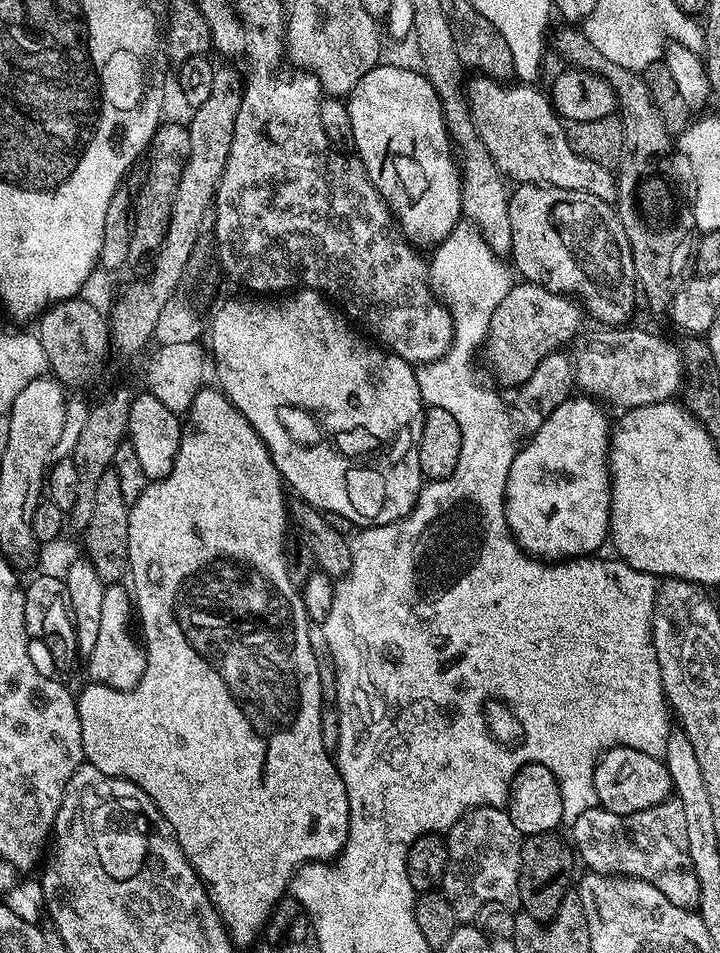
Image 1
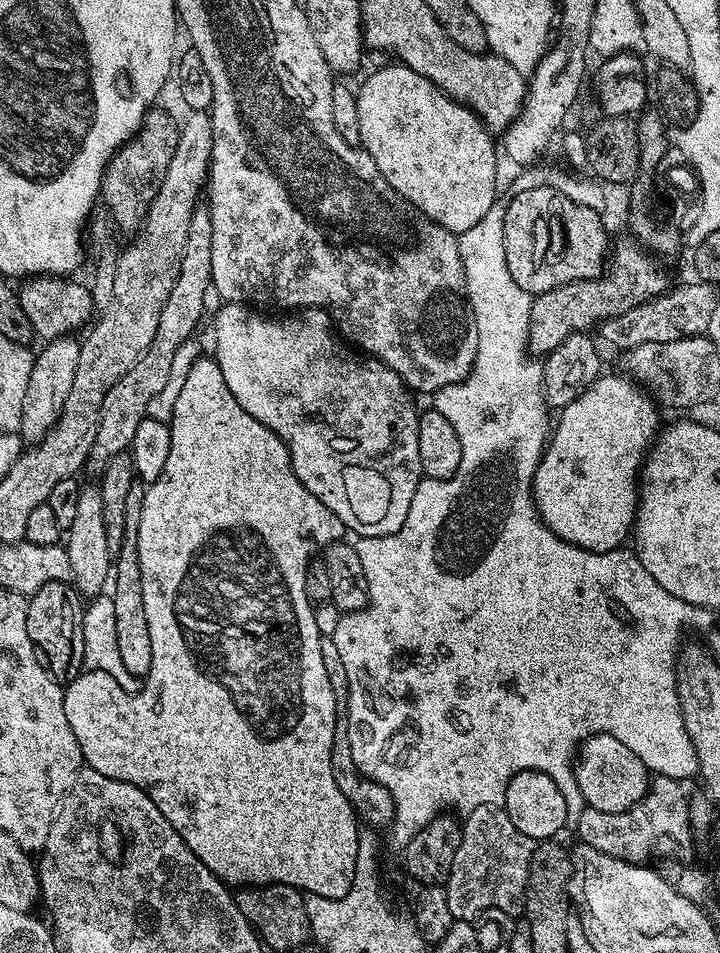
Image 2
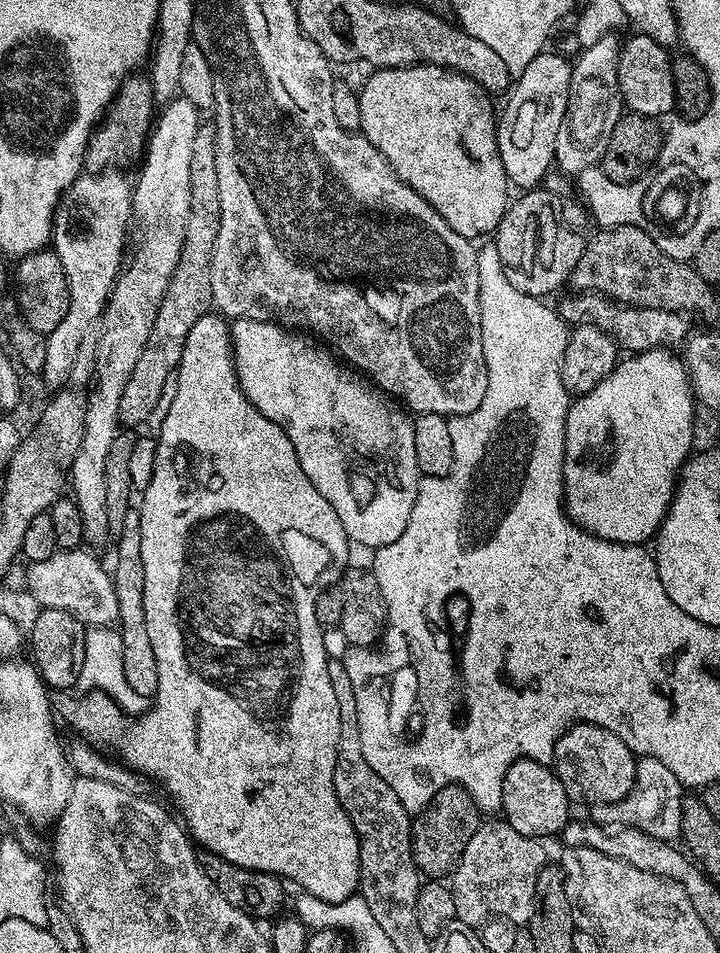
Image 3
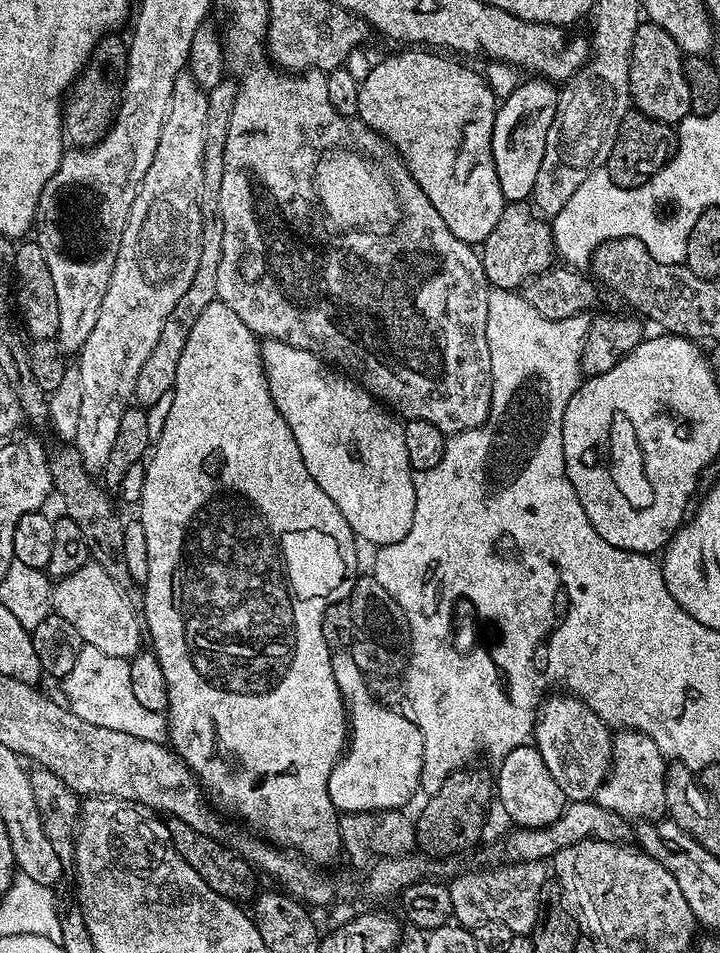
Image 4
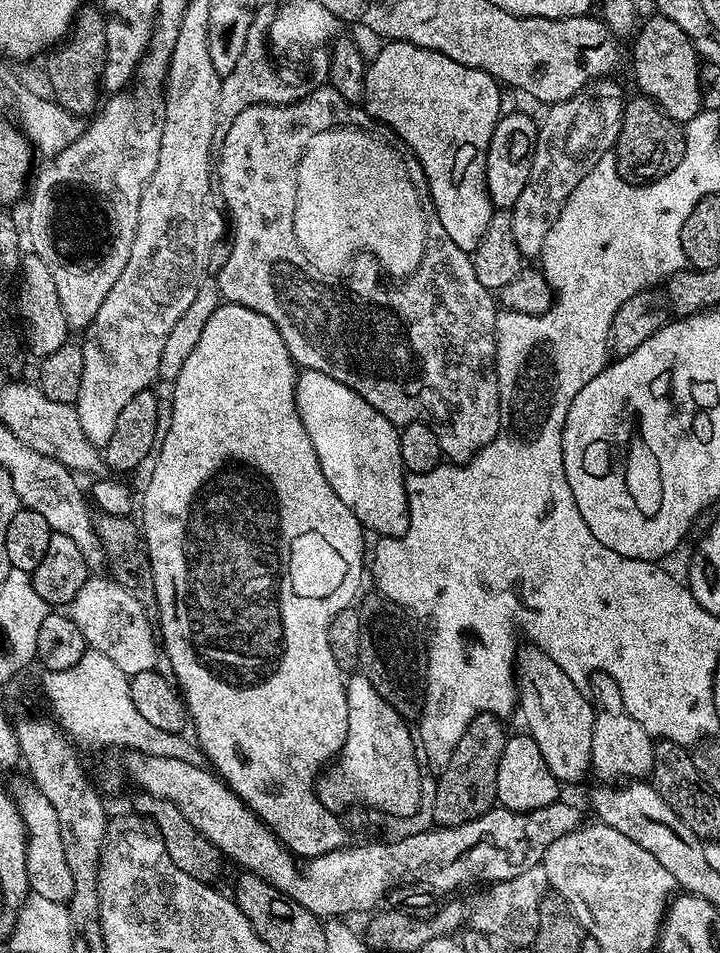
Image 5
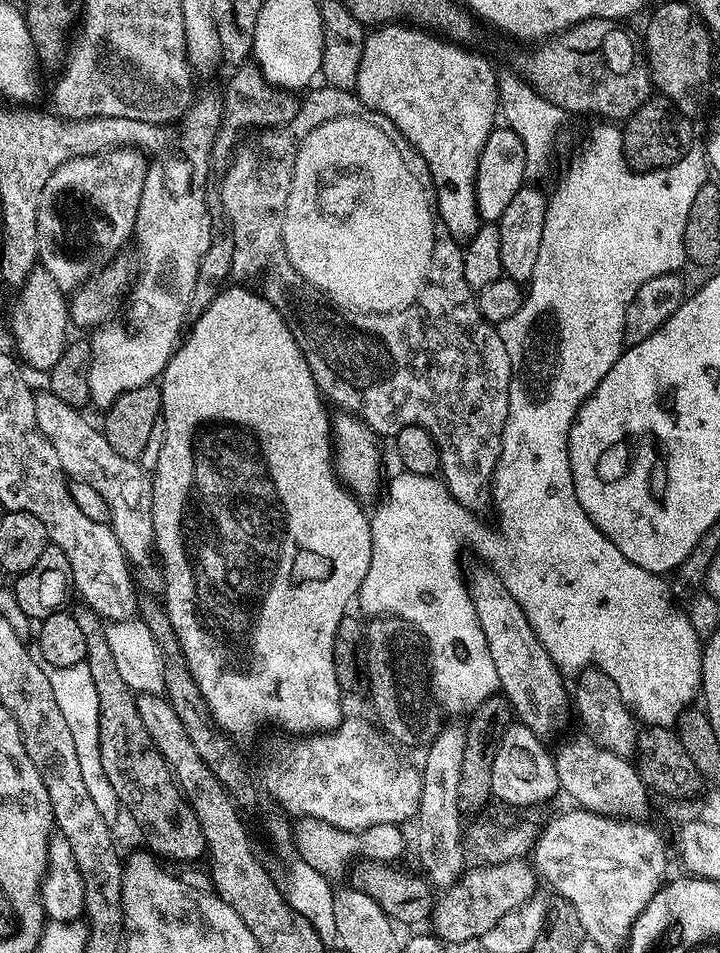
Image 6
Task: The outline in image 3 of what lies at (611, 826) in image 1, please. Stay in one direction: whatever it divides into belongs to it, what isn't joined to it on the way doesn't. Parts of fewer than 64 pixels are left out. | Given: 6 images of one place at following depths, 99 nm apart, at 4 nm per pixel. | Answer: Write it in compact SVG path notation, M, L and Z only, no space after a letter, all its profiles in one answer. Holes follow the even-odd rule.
M641 756L636 761L636 777L626 796L613 804L595 805L590 816L598 824L625 824L659 840L672 842L680 834L682 806L682 785L674 778L674 770L658 762L658 758Z

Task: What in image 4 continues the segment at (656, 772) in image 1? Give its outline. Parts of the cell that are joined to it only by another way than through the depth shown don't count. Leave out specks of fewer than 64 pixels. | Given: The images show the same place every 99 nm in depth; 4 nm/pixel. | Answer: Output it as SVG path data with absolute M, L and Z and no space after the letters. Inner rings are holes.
M549 695L543 701L534 724L534 743L554 782L558 782L565 801L591 800L612 766L613 733L590 706L574 695L560 695L564 696Z

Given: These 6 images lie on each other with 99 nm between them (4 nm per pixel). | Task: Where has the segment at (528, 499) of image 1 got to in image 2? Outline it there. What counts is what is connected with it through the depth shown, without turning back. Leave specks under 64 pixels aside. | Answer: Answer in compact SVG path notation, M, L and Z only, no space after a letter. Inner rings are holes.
M601 374L596 377L594 383L586 389L578 398L574 398L574 402L570 402L566 405L565 408L559 409L557 418L554 420L554 427L551 429L550 435L548 437L548 443L544 450L544 457L539 462L539 468L536 471L535 478L533 480L533 500L536 503L537 509L540 513L540 517L542 518L542 522L549 530L551 530L554 534L558 534L558 538L562 538L566 542L570 542L574 546L578 546L579 548L585 548L586 550L590 550L591 552L613 552L615 548L621 547L625 542L624 539L629 539L630 533L633 531L634 525L636 523L636 502L638 499L638 481L640 479L640 469L642 467L642 461L644 457L647 455L648 448L651 447L652 439L655 437L656 433L659 433L662 428L662 423L660 424L660 412L661 409L658 407L657 401L653 399L651 395L646 394L645 389L643 387L637 386L627 375L619 374L620 376L607 376L607 374Z

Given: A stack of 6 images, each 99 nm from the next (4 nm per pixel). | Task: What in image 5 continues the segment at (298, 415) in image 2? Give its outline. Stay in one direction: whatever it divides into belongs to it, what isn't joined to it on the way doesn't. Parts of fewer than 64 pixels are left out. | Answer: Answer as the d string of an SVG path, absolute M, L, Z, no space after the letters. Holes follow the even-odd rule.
M310 368L303 369L297 375L296 409L302 426L306 426L306 434L310 434L310 442L314 442L314 454L318 454L318 466L322 466L326 482L330 482L334 494L338 494L338 498L350 506L354 518L358 518L358 522L369 533L377 532L377 537L402 536L408 528L408 495L400 453L400 428L378 414L378 410L374 410L366 398L350 390L350 386L342 386L342 382L330 378L330 374L322 374Z

